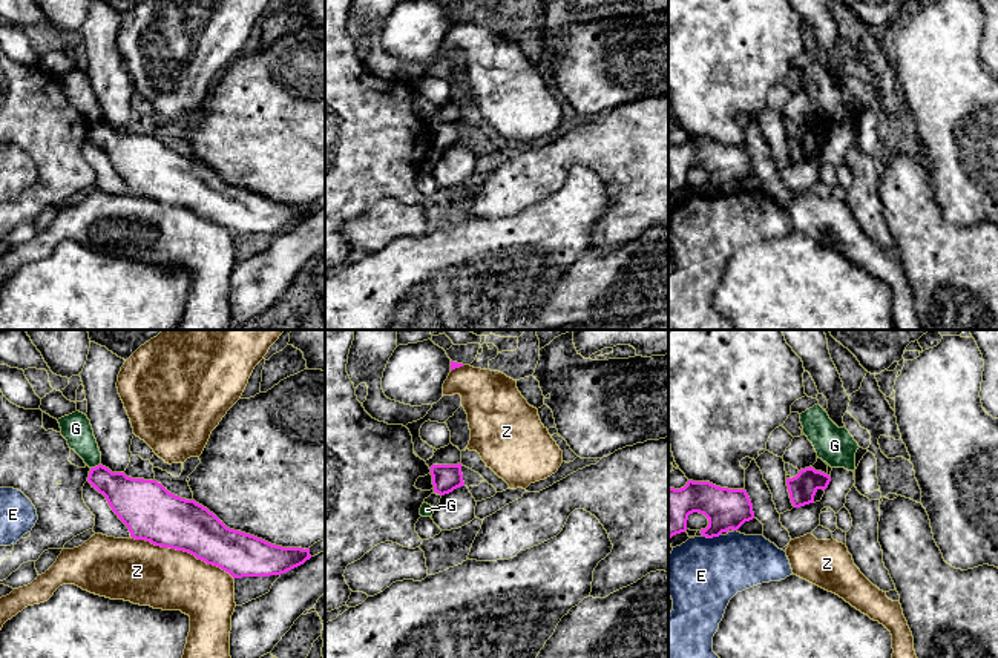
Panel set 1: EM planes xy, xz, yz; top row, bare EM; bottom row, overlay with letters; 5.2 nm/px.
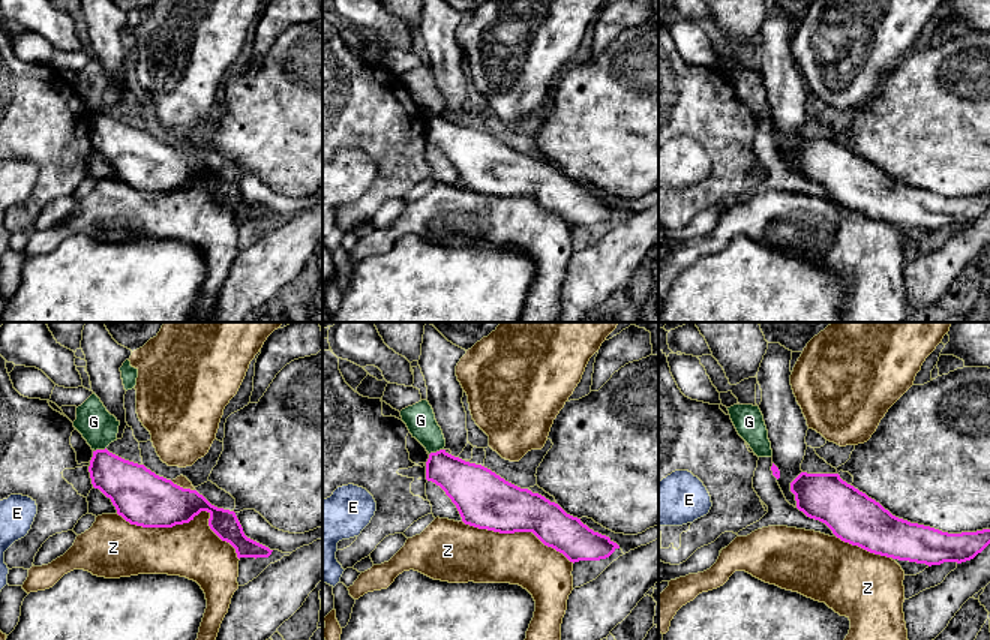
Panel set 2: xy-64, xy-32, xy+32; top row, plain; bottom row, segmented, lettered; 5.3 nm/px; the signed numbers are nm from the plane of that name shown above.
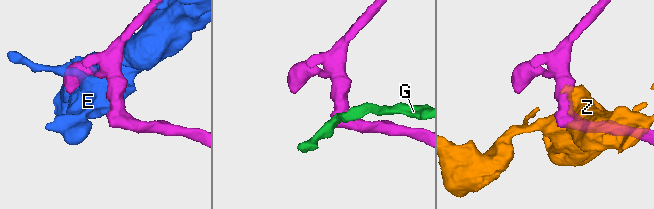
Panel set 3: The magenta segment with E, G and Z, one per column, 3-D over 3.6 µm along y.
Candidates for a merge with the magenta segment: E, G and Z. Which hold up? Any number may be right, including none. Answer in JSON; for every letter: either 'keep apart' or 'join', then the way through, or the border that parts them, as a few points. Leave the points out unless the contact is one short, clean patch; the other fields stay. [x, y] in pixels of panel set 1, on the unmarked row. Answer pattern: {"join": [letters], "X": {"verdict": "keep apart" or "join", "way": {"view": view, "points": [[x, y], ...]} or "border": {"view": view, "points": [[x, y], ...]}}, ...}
{"join": [], "E": {"verdict": "keep apart"}, "G": {"verdict": "keep apart", "border": {"view": "xy", "points": [[100, 118], [91, 125]]}}, "Z": {"verdict": "keep apart"}}

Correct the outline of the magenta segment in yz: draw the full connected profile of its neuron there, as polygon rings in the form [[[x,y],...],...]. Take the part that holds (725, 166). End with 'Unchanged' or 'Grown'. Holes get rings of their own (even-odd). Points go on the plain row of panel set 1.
[[[688,137],[681,146],[668,143],[668,196],[687,187],[688,172],[704,170],[708,183],[702,193],[713,195],[730,186],[737,187],[754,175],[753,161],[745,146],[728,146],[710,138]]]. Unchanged

